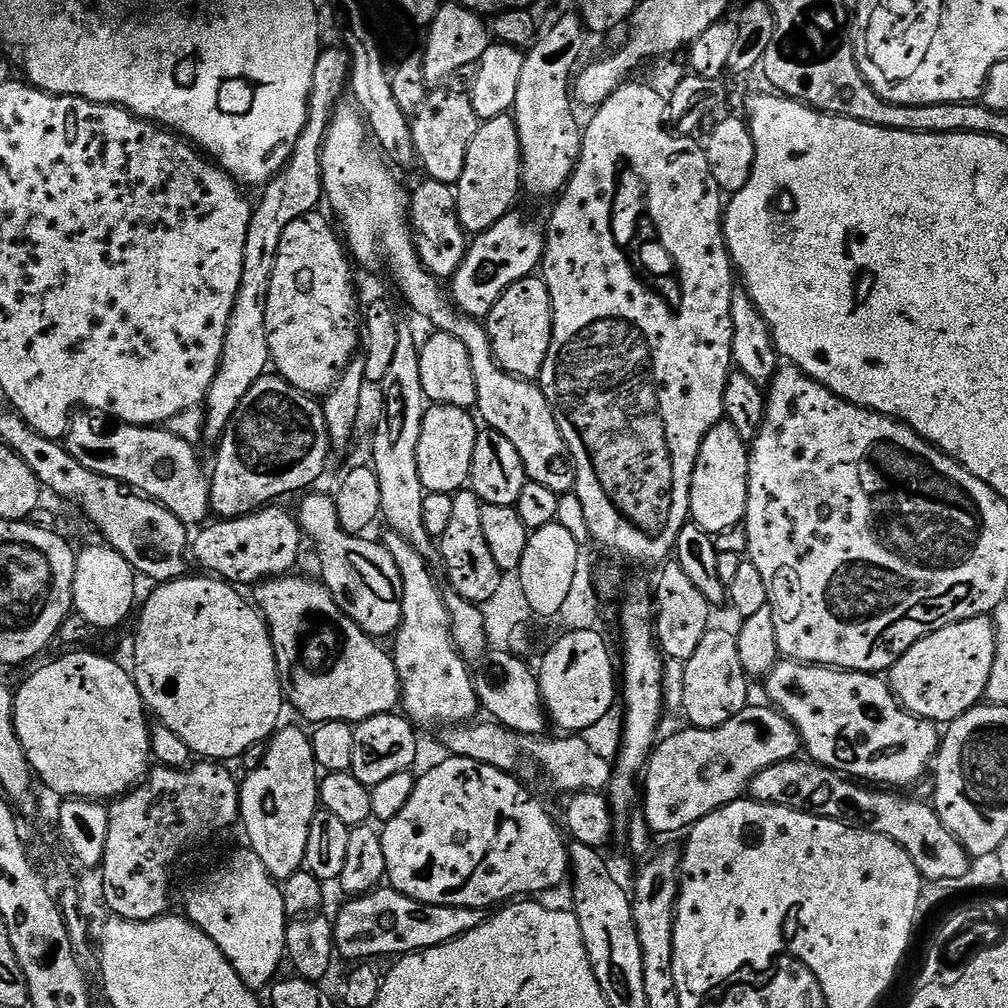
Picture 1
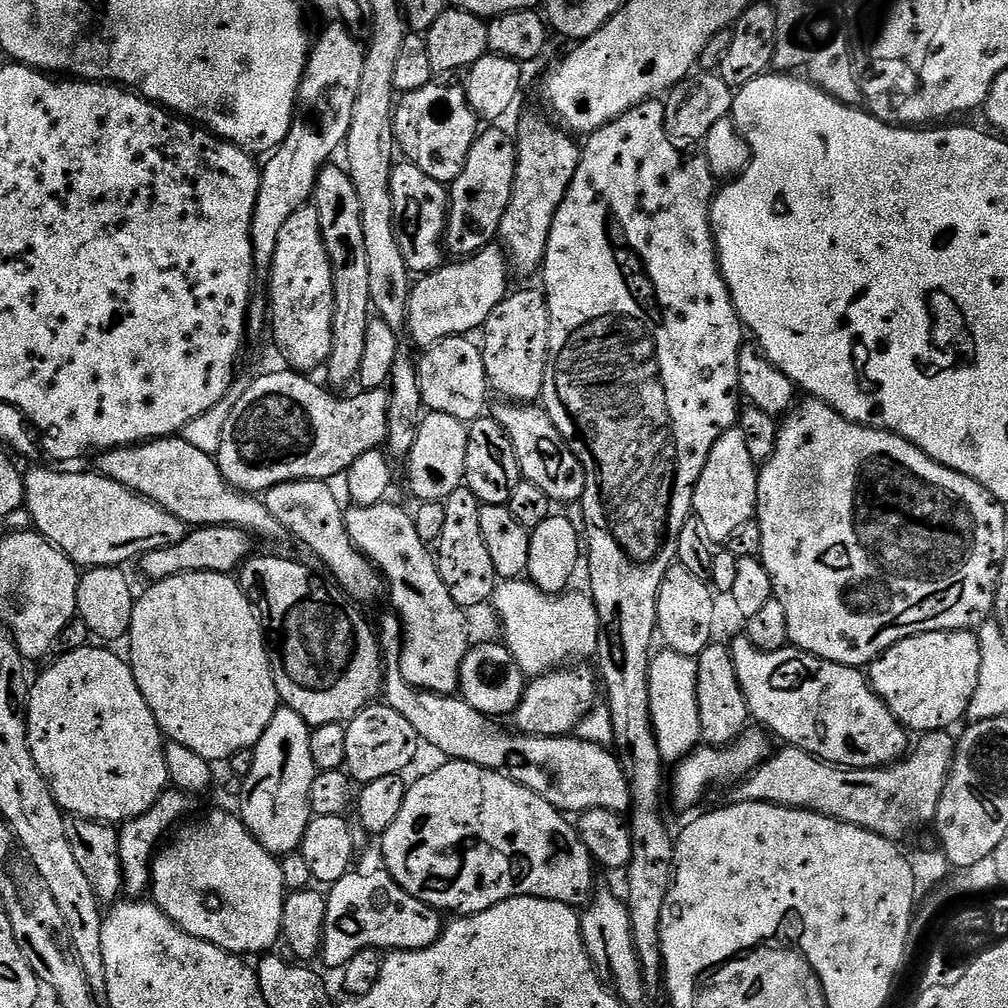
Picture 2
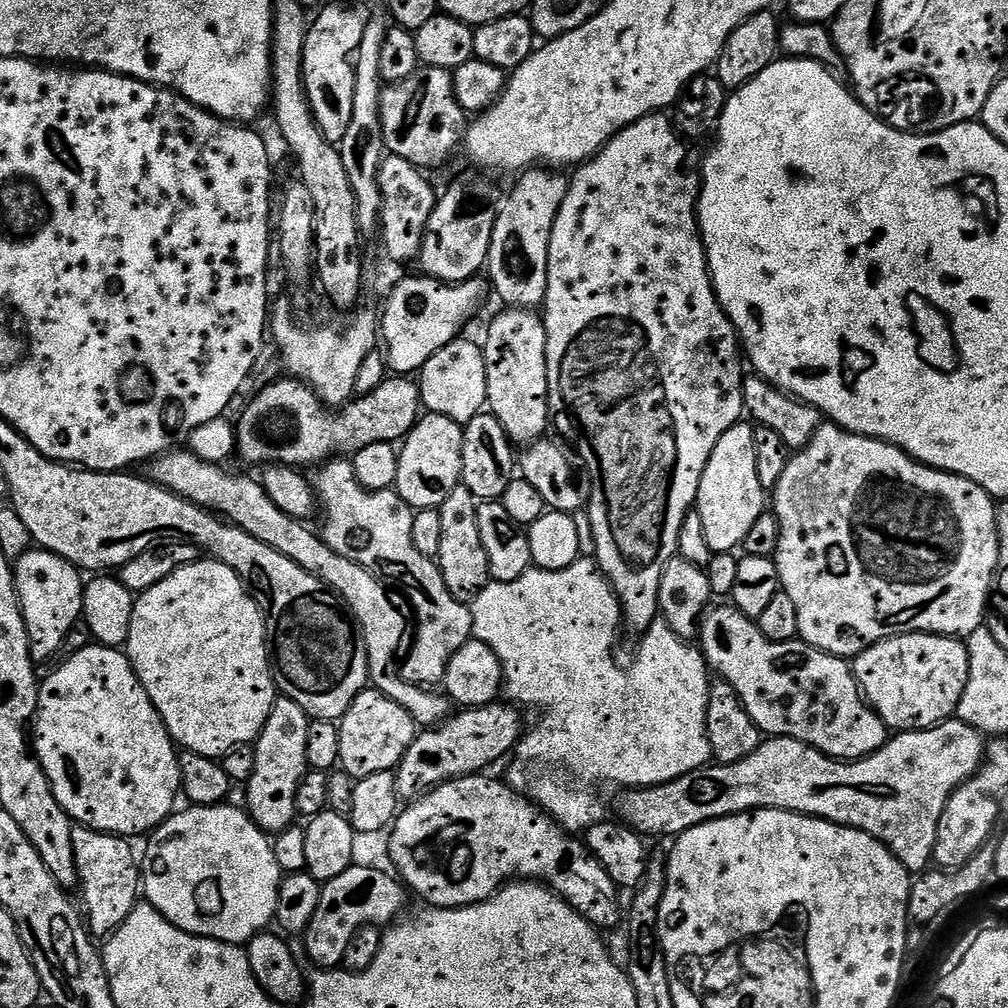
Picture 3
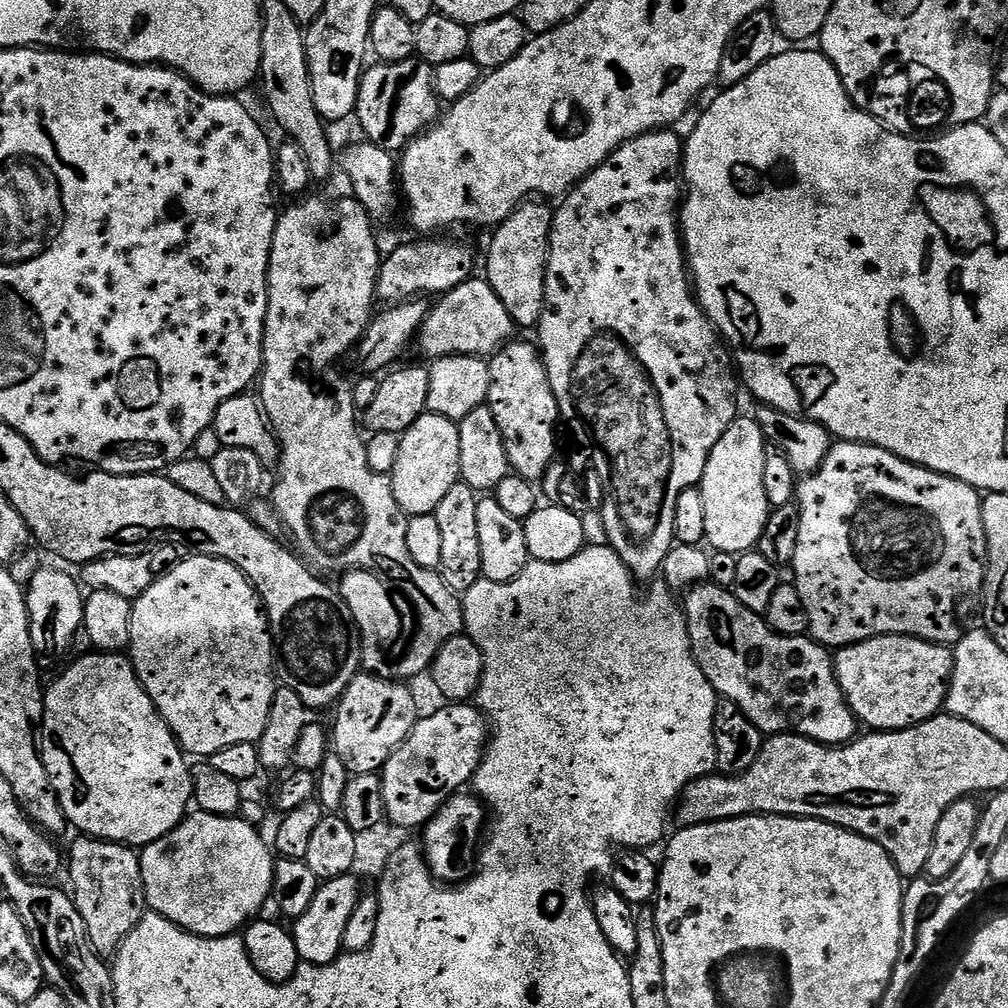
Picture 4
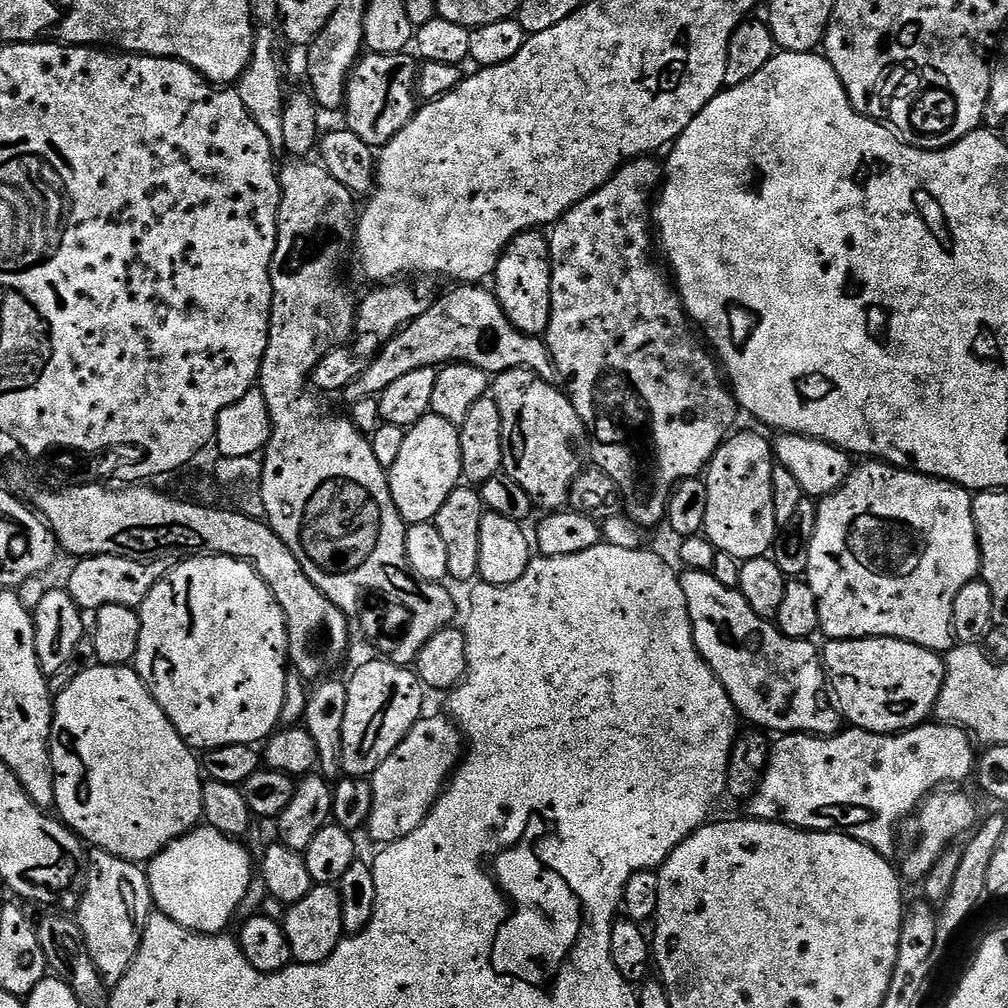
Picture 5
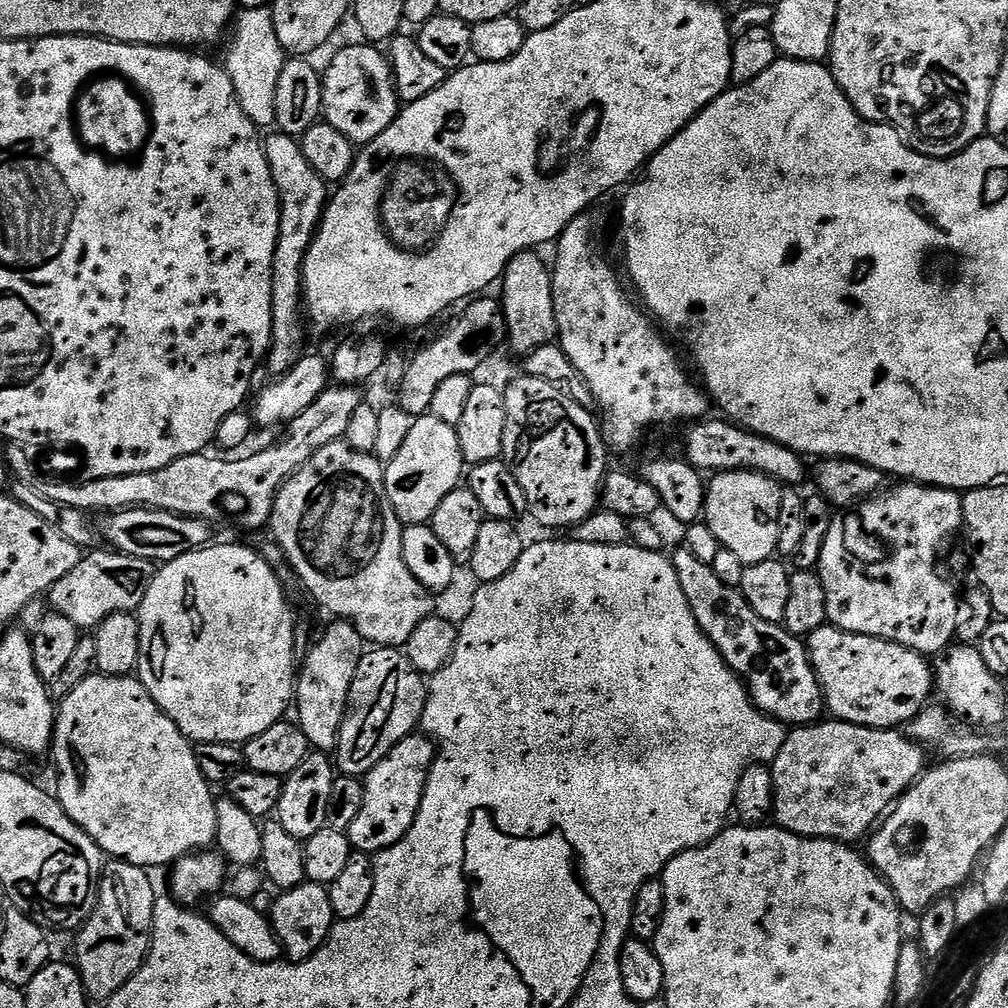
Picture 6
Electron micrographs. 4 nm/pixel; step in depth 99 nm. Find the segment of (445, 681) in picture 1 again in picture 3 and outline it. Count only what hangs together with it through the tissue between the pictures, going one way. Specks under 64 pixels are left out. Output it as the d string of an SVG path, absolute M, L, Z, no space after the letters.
M333 458L319 469L320 472L314 477L314 489L318 501L319 511L324 511L324 528L322 535L326 546L342 558L350 558L350 562L358 562L366 570L370 570L374 575L379 576L385 585L397 588L406 599L412 603L412 608L416 611L414 624L414 639L407 649L408 661L403 661L402 675L405 680L412 684L421 686L436 686L443 681L446 674L446 666L450 658L468 640L473 639L472 634L472 609L461 600L456 600L450 590L446 590L446 582L440 573L439 563L433 557L421 554L418 546L414 546L414 510L406 503L395 490L387 492L368 492L356 480L356 475L352 469L352 461L348 458Z

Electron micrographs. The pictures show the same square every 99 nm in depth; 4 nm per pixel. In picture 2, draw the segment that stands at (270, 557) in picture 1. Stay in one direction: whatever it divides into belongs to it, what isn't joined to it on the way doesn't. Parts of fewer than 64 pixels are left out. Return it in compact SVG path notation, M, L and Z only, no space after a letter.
M226 524L196 526L174 546L145 552L139 557L138 565L155 582L176 576L179 572L222 572L232 574L247 561L252 548L253 537L243 528L229 528Z

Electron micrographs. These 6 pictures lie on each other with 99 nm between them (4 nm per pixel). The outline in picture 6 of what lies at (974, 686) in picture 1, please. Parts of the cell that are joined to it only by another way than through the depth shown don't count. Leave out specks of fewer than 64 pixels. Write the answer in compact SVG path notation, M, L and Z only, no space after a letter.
M825 626L814 630L806 638L808 656L812 659L812 671L824 692L827 711L835 719L848 724L861 724L867 728L899 729L914 719L929 703L928 695L934 692L934 668L920 653L903 648L889 640L843 632L841 628Z

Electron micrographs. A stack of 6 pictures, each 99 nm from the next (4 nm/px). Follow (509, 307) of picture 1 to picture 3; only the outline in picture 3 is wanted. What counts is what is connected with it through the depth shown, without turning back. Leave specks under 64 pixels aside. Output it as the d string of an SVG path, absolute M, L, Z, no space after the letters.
M505 307L492 320L482 339L486 358L487 411L496 417L513 445L527 445L543 437L548 428L548 363L546 326L541 313L526 308Z

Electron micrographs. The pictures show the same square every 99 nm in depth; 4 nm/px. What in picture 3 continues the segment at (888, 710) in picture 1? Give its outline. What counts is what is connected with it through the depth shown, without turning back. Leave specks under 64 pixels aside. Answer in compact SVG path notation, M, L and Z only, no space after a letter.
M735 606L727 607L705 612L698 647L709 669L717 668L719 679L734 686L761 733L789 736L833 760L845 762L872 756L888 743L890 730L865 701L845 657L831 656L799 638L786 642L767 640L753 617L744 616Z

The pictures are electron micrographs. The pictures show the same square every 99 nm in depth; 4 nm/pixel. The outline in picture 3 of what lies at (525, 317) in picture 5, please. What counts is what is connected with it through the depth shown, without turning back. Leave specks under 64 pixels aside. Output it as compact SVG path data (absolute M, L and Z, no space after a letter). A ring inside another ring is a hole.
M533 166L519 177L508 197L499 205L494 234L490 238L486 276L490 288L500 295L501 305L509 308L536 310L546 298L548 285L548 255L550 234L554 218L568 193L569 177L559 176L559 171ZM492 279L492 284L491 280Z

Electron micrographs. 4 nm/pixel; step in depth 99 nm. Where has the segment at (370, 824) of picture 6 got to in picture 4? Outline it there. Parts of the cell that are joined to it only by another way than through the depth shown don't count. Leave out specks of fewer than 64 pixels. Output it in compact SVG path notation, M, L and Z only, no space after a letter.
M448 702L429 716L421 715L410 730L410 734L397 746L394 754L382 769L382 794L384 795L384 814L387 823L396 828L423 829L433 820L450 797L461 791L463 784L473 783L476 771L484 761L490 739L490 725L479 707L468 702Z

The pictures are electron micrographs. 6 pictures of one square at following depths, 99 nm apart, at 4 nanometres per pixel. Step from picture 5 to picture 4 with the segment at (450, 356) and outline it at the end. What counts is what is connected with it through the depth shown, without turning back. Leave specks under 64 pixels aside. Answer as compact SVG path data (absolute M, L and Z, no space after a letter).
M473 278L454 290L443 293L435 305L431 305L424 325L420 327L418 348L428 362L441 360L447 356L479 356L491 358L513 343L518 329L506 306L502 306L502 298L494 294L487 279Z

